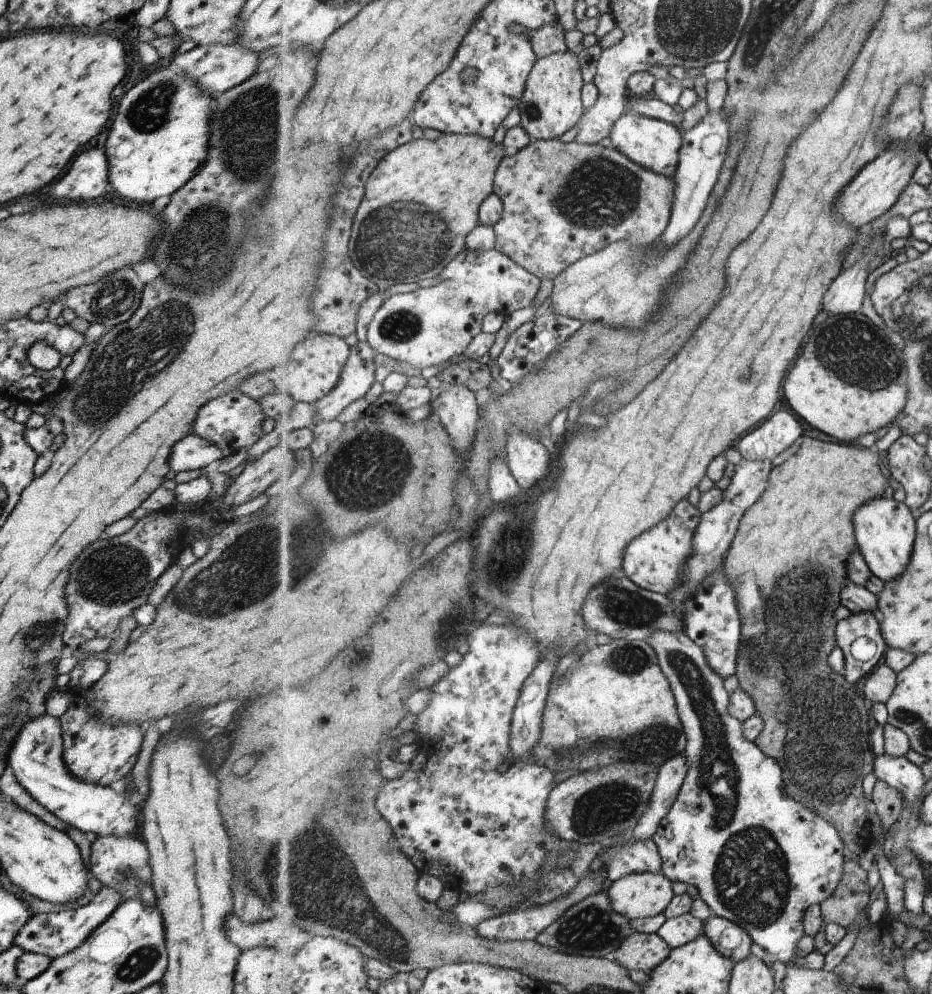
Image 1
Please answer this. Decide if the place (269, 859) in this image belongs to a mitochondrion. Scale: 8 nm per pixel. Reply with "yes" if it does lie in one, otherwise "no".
yes

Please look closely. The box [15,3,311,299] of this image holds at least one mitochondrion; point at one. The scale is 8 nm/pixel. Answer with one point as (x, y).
(243, 129)

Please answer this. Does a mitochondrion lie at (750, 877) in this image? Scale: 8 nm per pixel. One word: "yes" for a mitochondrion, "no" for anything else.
yes

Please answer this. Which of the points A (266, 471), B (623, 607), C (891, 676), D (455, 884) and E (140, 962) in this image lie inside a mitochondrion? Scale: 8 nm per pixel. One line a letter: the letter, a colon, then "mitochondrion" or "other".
A: other
B: mitochondrion
C: other
D: other
E: mitochondrion

